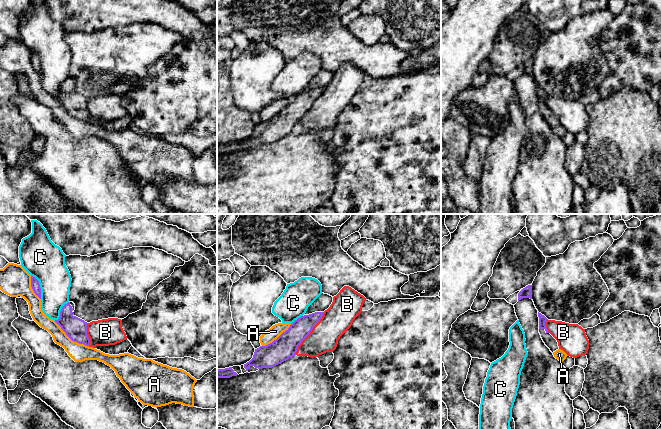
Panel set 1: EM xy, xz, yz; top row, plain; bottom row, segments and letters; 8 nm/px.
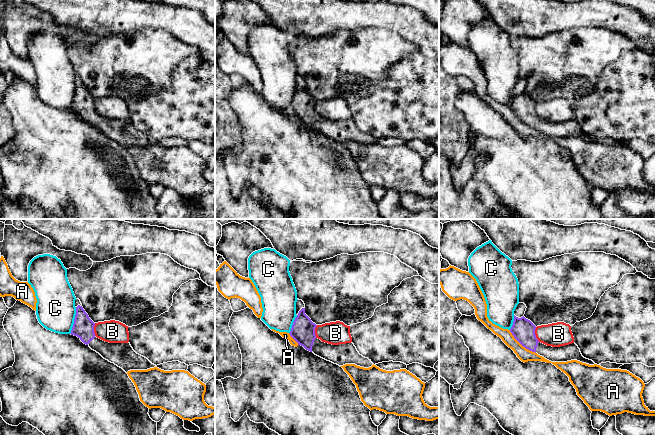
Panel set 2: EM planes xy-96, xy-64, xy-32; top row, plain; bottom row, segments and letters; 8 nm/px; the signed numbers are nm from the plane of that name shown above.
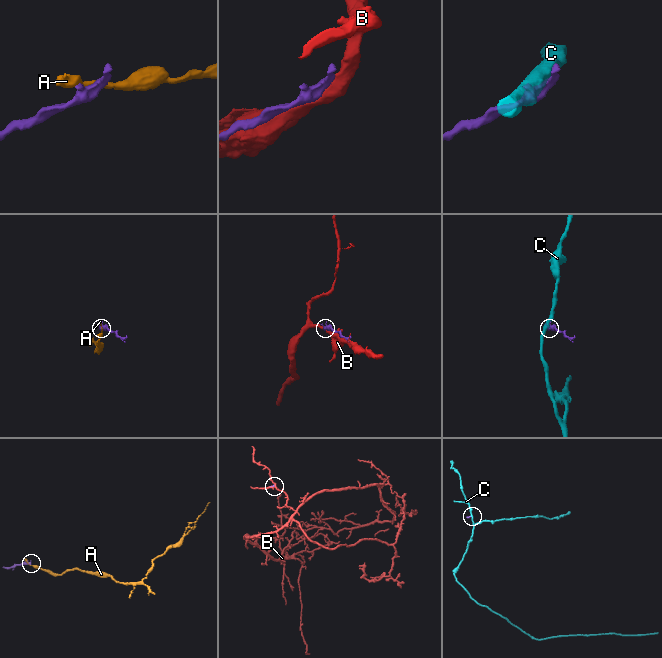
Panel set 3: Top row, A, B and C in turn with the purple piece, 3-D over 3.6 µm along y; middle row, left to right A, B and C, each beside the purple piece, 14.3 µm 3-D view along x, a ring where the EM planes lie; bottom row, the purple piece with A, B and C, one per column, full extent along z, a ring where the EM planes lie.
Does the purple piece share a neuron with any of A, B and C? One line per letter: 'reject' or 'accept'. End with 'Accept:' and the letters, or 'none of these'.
A: reject
B: reject
C: reject
Accept: none of these

